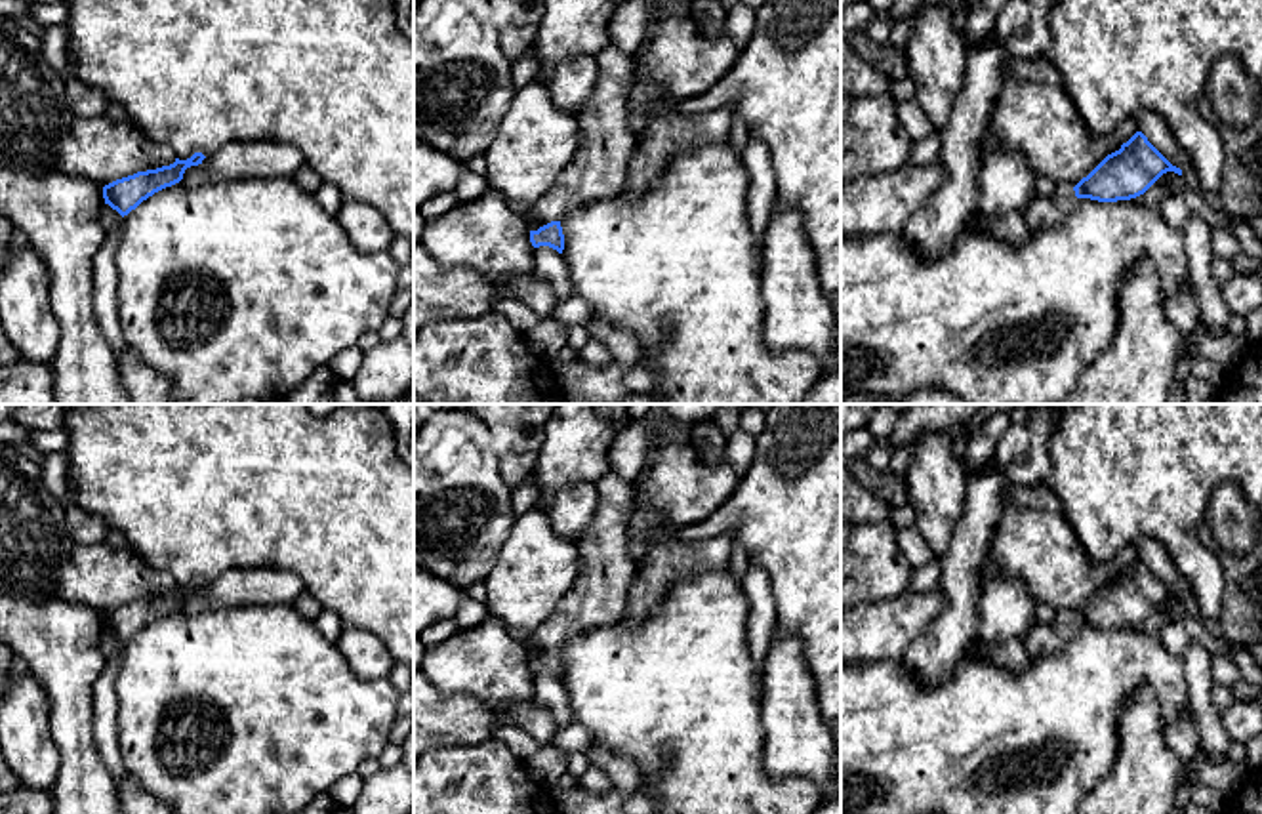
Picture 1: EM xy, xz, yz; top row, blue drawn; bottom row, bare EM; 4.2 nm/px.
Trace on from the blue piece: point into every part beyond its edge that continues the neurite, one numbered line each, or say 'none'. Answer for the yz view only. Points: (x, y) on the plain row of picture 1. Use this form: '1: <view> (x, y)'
1: yz (1043, 639)

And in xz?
1: xz (601, 595)

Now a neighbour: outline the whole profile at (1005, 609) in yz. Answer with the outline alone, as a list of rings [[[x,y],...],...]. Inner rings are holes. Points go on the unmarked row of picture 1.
[[[993,543],[987,549],[984,566],[980,568],[980,597],[978,597],[978,639],[984,642],[980,652],[972,658],[980,658],[999,665],[1007,671],[1022,671],[1035,658],[1024,648],[1028,631],[1037,625],[1035,621],[1037,602],[1028,593],[1020,580],[1005,578],[993,557]]]

